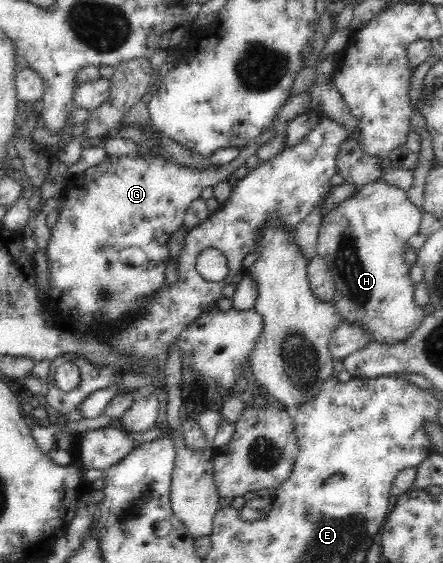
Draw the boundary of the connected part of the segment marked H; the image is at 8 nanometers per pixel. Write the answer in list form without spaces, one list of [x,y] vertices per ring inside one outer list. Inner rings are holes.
[[[379,178],[373,184],[367,183],[356,195],[348,198],[341,206],[332,210],[330,213],[322,218],[320,229],[318,232],[318,241],[316,246],[316,254],[322,256],[327,263],[328,269],[333,275],[336,292],[333,303],[338,310],[338,314],[343,319],[343,322],[358,324],[364,326],[369,332],[372,332],[372,340],[377,342],[386,342],[388,345],[395,344],[399,340],[405,340],[407,336],[411,336],[411,332],[415,328],[419,328],[421,320],[423,320],[424,313],[422,307],[417,307],[414,300],[414,288],[411,281],[410,268],[403,263],[403,248],[407,244],[407,240],[419,233],[419,225],[421,224],[421,212],[415,204],[409,201],[405,191],[403,189],[391,186],[388,182],[385,182],[382,178]]]

